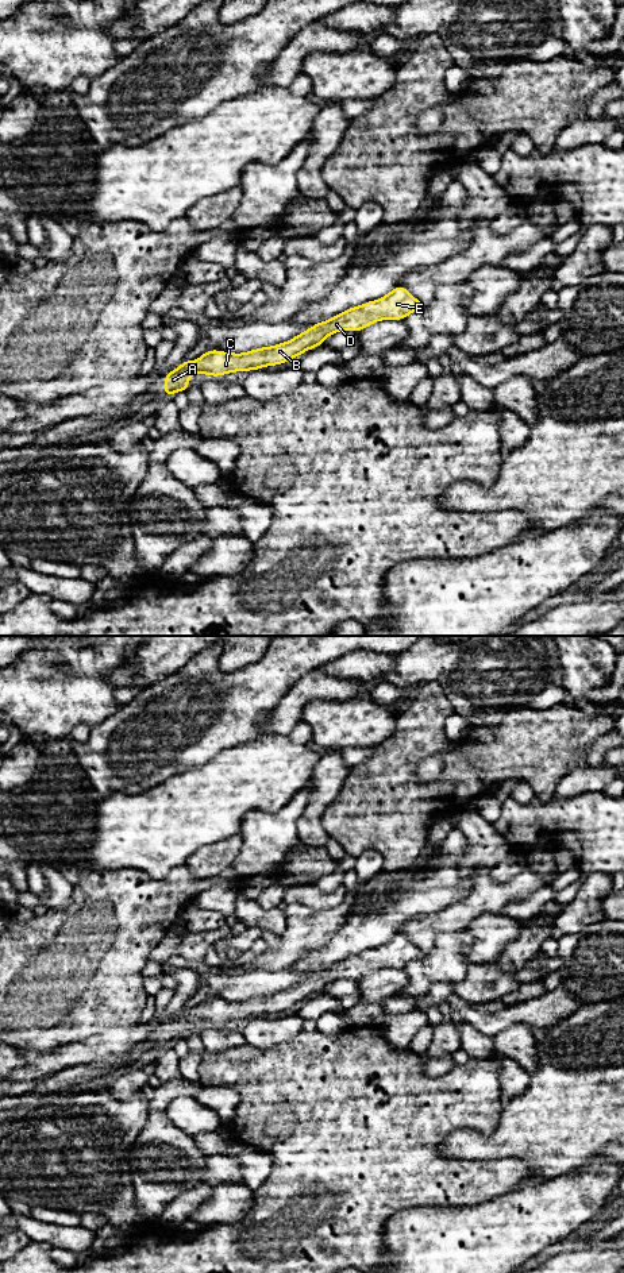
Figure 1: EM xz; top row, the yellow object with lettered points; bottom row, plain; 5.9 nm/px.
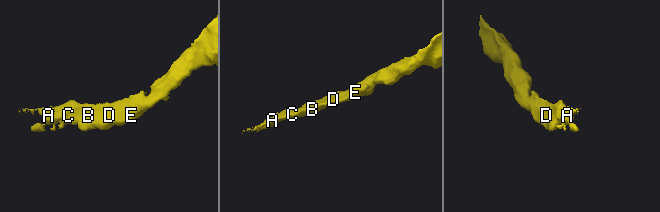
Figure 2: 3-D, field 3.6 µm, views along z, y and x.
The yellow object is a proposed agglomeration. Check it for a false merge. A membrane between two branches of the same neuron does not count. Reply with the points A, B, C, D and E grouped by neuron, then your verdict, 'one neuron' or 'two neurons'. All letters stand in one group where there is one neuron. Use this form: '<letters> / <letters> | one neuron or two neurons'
A B C D E | one neuron

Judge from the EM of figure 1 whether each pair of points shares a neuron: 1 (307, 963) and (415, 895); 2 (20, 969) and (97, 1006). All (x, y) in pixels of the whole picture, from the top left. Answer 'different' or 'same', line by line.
1: same
2: same

